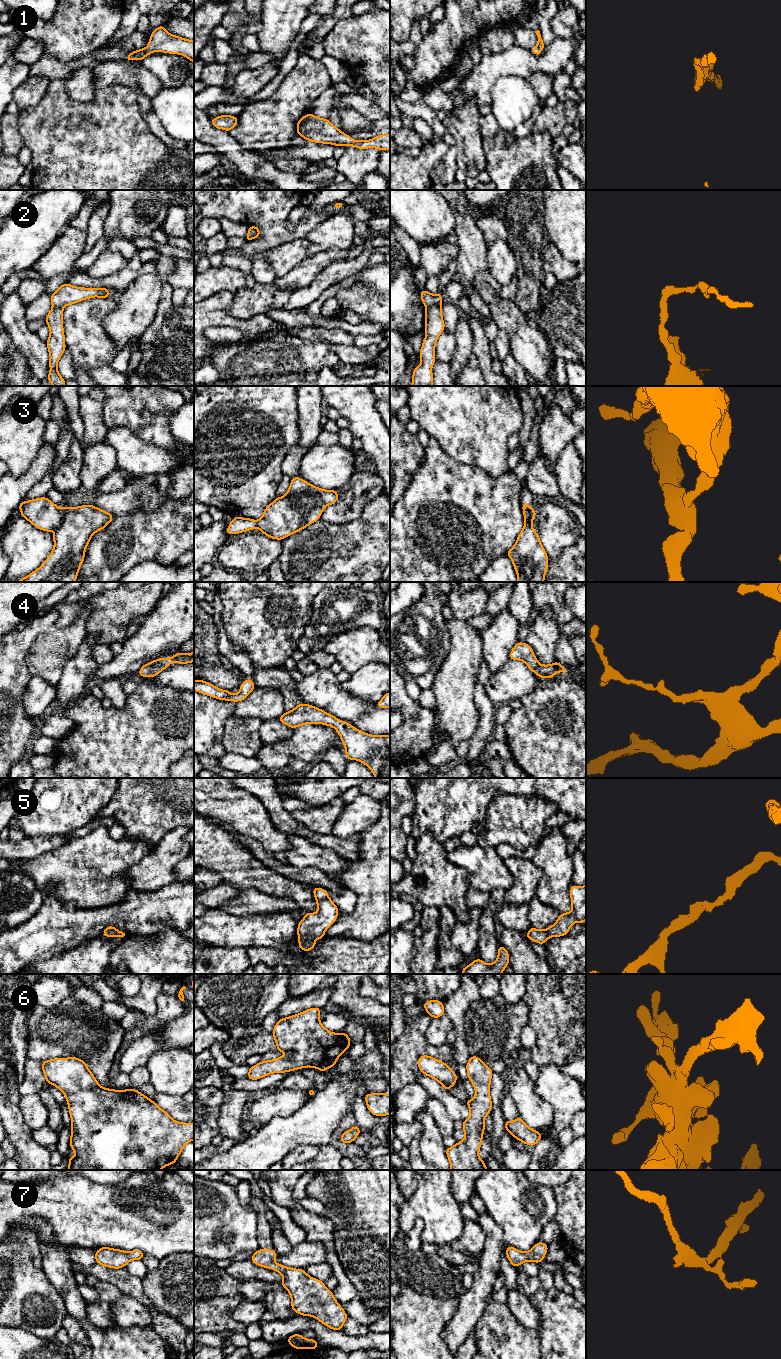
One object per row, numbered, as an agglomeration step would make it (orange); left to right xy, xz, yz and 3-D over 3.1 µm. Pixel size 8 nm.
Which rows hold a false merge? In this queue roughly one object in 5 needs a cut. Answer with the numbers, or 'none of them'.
2, 3

